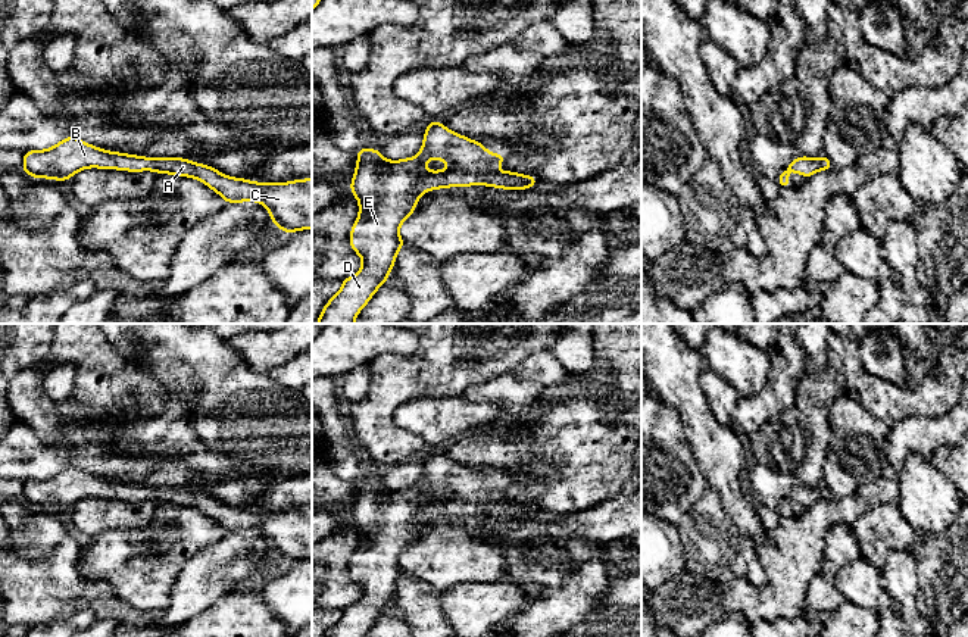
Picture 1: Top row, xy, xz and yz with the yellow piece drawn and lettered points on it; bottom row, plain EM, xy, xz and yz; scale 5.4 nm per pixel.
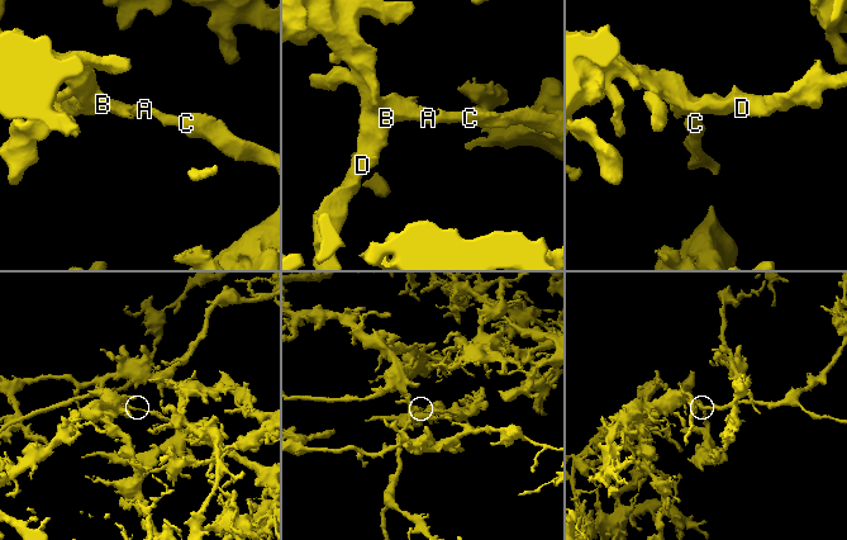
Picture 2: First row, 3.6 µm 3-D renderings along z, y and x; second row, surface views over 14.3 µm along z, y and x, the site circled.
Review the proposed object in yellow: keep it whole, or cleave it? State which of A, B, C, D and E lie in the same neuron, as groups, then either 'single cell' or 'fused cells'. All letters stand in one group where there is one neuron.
A B C D E | single cell

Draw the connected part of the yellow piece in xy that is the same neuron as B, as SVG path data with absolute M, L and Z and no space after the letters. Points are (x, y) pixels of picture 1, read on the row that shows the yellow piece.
M66 137L46 150L24 152L22 171L37 179L66 182L81 169L153 171L202 181L225 203L259 202L271 213L272 224L284 234L312 229L312 178L288 182L255 182L232 178L204 163L184 157L146 157L107 152L78 137Z

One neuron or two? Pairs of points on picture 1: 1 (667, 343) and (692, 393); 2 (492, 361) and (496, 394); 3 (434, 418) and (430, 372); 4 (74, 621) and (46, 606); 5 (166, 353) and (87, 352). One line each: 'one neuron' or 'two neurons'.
1: one neuron
2: two neurons
3: two neurons
4: two neurons
5: two neurons

